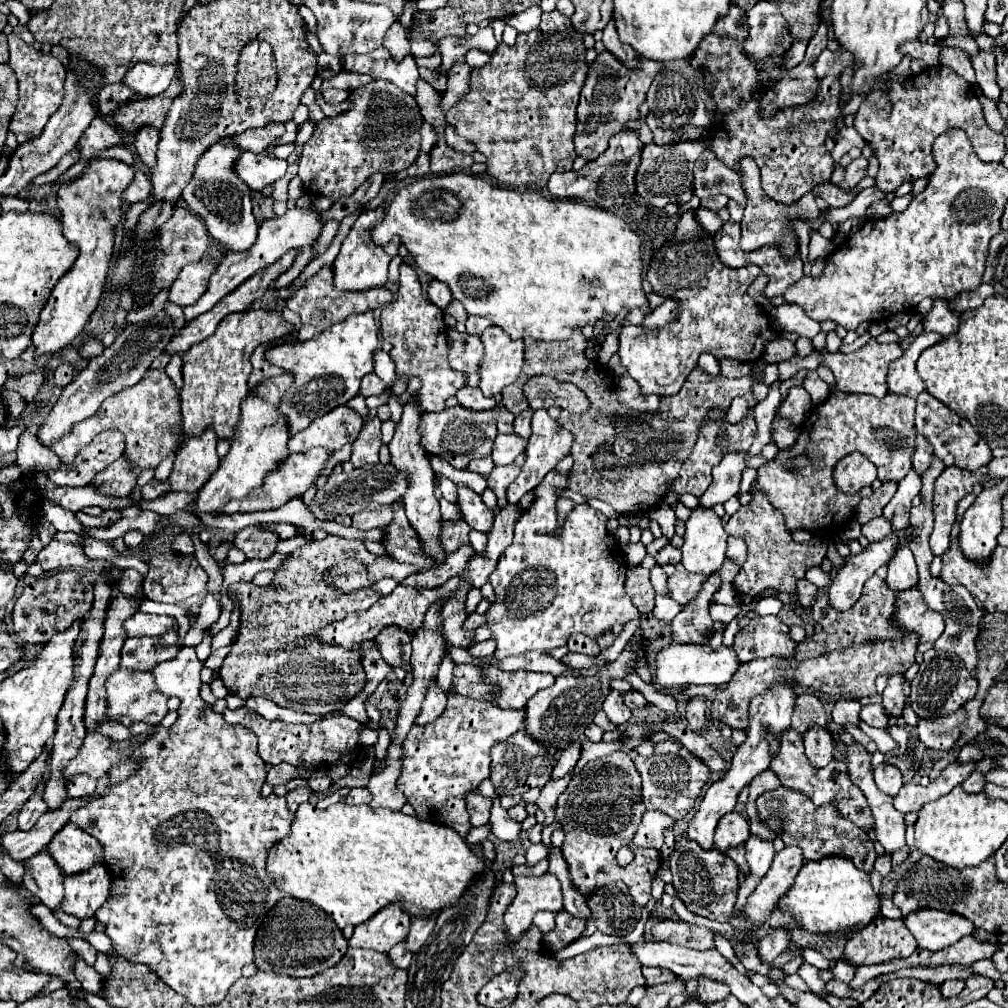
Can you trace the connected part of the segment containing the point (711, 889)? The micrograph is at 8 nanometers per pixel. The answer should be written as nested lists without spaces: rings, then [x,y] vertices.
[[[684,835],[676,841],[676,847],[670,855],[672,875],[674,875],[674,887],[682,903],[692,911],[694,915],[702,915],[720,923],[726,923],[732,919],[734,903],[736,903],[736,885],[738,883],[738,865],[726,857],[720,851],[704,851],[694,841],[684,839]]]

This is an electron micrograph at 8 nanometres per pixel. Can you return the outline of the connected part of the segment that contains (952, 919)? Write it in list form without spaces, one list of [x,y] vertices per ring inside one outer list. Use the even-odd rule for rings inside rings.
[[[918,909],[904,917],[904,925],[916,937],[918,947],[926,951],[940,951],[964,935],[972,935],[974,925],[966,917],[956,913],[936,911],[936,909]]]

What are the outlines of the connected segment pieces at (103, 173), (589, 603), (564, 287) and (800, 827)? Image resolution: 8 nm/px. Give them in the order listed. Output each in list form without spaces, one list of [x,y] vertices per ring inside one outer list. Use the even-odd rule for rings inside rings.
[[[96,159],[92,161],[80,177],[76,177],[74,181],[68,183],[68,187],[60,187],[58,191],[58,207],[62,211],[62,227],[64,227],[64,237],[68,237],[68,241],[76,243],[80,249],[80,255],[74,263],[74,267],[58,281],[58,285],[54,287],[46,307],[40,313],[40,321],[34,329],[32,335],[32,345],[36,347],[36,357],[42,355],[54,355],[62,349],[66,349],[76,335],[82,333],[84,325],[88,323],[90,315],[94,313],[94,309],[98,307],[100,295],[104,291],[106,285],[106,273],[110,267],[110,257],[112,257],[112,247],[114,247],[114,227],[120,223],[120,197],[124,193],[124,189],[132,183],[134,177],[134,167],[122,163],[122,161],[114,161],[114,159]]]
[[[552,471],[548,473],[540,485],[534,489],[536,499],[532,505],[522,513],[514,529],[512,545],[500,555],[494,573],[490,575],[490,583],[496,593],[496,601],[486,613],[486,625],[494,631],[494,641],[498,649],[494,653],[496,659],[504,659],[506,655],[518,655],[524,651],[542,651],[548,653],[556,647],[566,645],[568,637],[574,633],[584,633],[588,637],[598,639],[598,635],[612,625],[628,623],[634,617],[640,617],[638,609],[634,607],[632,599],[624,591],[626,579],[626,559],[620,551],[616,551],[616,541],[606,531],[606,517],[592,509],[590,505],[578,505],[566,519],[564,531],[556,537],[558,517],[556,517],[556,489],[568,489],[568,473]]]
[[[452,173],[452,175],[438,175],[438,177],[426,177],[420,181],[414,181],[406,187],[402,187],[390,207],[386,209],[384,221],[372,229],[372,241],[376,245],[386,245],[394,235],[400,237],[400,241],[406,245],[408,253],[414,257],[416,265],[430,275],[436,281],[442,281],[448,285],[452,291],[454,299],[464,303],[466,311],[470,315],[478,317],[488,317],[494,325],[502,327],[512,339],[524,339],[524,337],[534,337],[542,341],[564,341],[572,335],[574,327],[584,327],[590,323],[596,323],[602,319],[606,313],[616,315],[620,309],[634,309],[640,307],[644,313],[648,313],[648,299],[646,293],[642,291],[642,261],[640,261],[640,237],[616,215],[600,209],[600,207],[590,207],[580,201],[568,201],[568,199],[556,199],[550,201],[540,193],[534,191],[516,191],[516,189],[506,189],[492,185],[484,181],[482,177],[468,175],[468,173]]]
[[[782,789],[782,797],[776,801],[764,801],[764,795],[758,797],[756,801],[758,805],[758,813],[760,819],[778,833],[778,837],[786,843],[786,845],[796,845],[802,849],[804,859],[806,861],[816,861],[822,859],[826,855],[842,855],[848,857],[850,861],[854,861],[854,865],[862,871],[872,871],[874,867],[874,859],[876,859],[876,851],[874,851],[874,843],[870,841],[868,833],[856,825],[852,825],[852,821],[840,817],[834,809],[834,805],[822,805],[816,807],[806,795],[794,791],[794,789]]]

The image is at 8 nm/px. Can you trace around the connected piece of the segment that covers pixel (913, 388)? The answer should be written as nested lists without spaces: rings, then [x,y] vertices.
[[[924,331],[910,343],[910,347],[904,351],[904,355],[900,359],[892,361],[890,371],[888,371],[888,391],[890,393],[916,399],[926,389],[924,381],[920,379],[920,375],[916,371],[916,361],[924,349],[936,345],[938,341],[942,341],[940,333]]]

